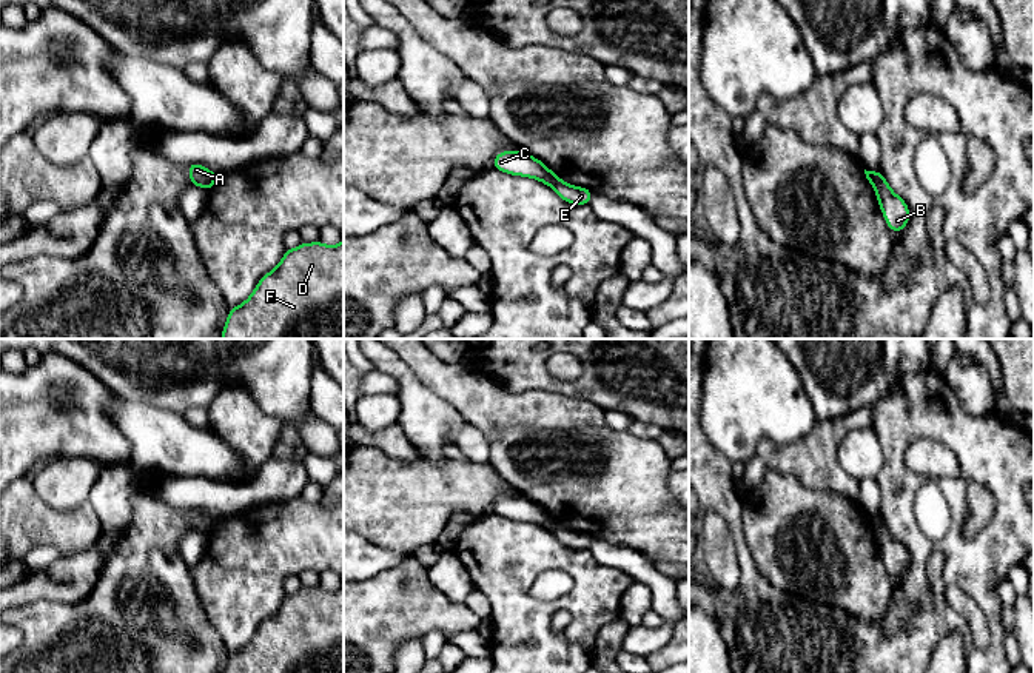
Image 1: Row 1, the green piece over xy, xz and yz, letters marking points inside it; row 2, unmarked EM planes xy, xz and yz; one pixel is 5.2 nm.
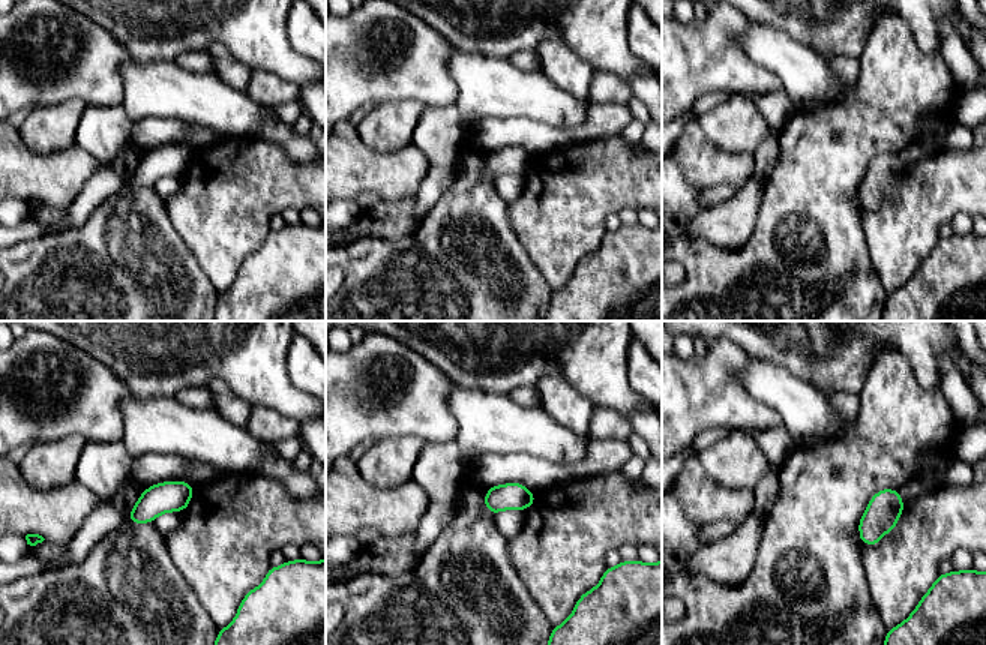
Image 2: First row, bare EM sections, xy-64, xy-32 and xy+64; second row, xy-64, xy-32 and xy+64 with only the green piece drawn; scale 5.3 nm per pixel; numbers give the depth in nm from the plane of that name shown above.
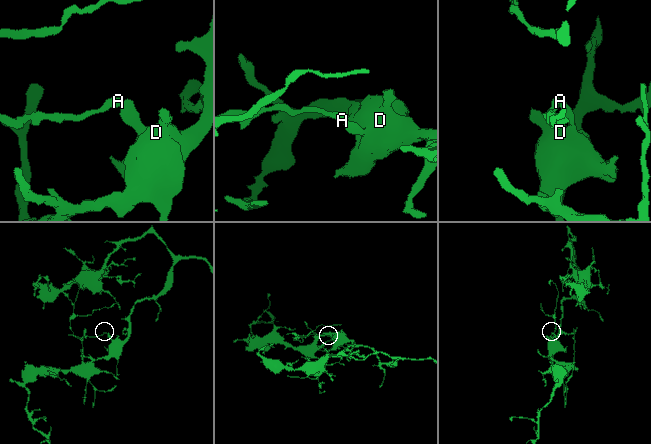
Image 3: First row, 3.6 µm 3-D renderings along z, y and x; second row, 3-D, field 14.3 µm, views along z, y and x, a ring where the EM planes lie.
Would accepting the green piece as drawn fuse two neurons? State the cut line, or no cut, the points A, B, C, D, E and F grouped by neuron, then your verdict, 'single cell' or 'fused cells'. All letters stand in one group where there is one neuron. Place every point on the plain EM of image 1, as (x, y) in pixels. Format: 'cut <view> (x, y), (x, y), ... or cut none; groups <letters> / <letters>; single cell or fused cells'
cut yz (880, 519), (872, 530); groups A C / B D E F; fused cells

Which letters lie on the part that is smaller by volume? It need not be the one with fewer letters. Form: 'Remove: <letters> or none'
Remove: A, C

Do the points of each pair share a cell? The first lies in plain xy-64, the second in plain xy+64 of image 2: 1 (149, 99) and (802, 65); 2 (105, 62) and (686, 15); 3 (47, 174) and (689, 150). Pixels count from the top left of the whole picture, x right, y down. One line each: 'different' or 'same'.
1: same
2: different
3: same

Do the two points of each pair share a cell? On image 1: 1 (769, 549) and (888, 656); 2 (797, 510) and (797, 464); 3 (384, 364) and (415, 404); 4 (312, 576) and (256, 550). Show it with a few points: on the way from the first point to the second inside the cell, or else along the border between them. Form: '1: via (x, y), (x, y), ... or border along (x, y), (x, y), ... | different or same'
1: border along (797, 596), (819, 604), (835, 606), (866, 619) | different
2: border along (768, 468), (791, 473), (808, 487), (831, 492) | different
3: via (395, 368), (409, 382), (412, 393) | same
4: border along (318, 572), (302, 570), (298, 575) | different

